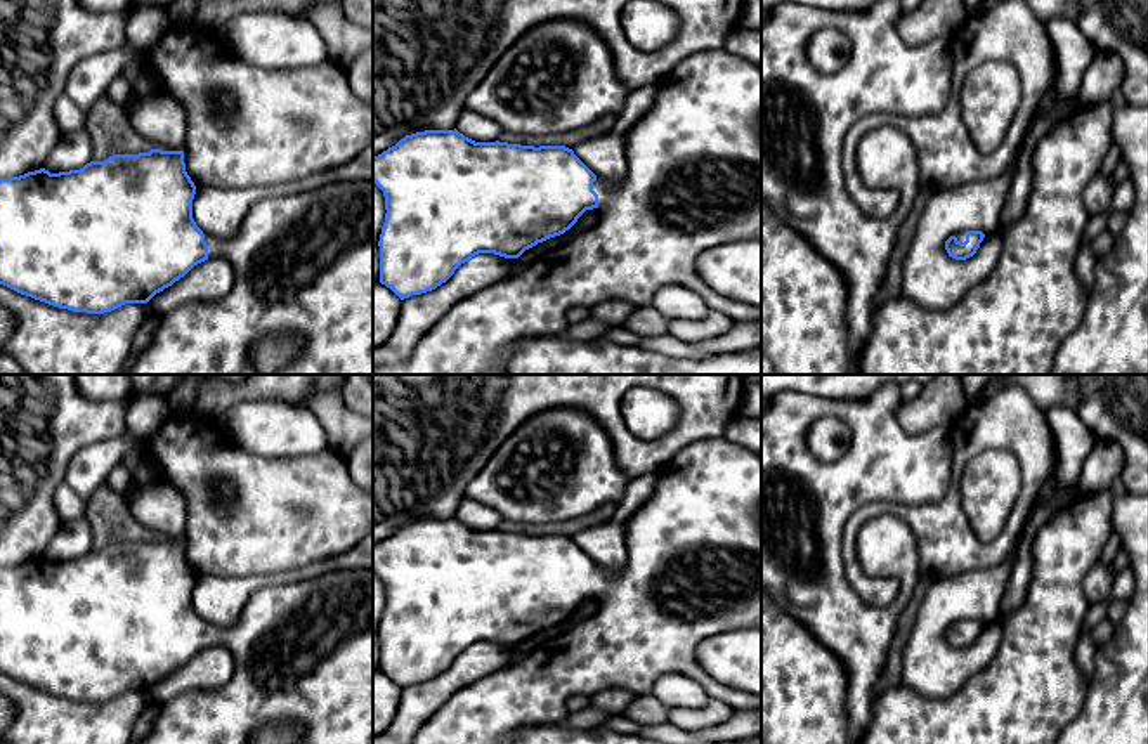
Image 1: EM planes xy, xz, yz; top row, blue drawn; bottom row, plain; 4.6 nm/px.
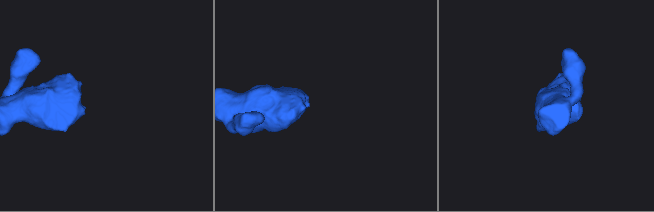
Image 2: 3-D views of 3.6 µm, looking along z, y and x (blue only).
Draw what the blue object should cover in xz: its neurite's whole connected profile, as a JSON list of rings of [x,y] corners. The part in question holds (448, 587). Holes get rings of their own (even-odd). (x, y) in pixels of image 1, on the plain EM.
[[[723,437],[711,441],[697,441],[678,451],[668,461],[656,479],[656,489],[650,498],[631,515],[626,522],[626,562],[619,572],[607,572],[598,567],[576,543],[565,534],[520,534],[508,531],[475,531],[454,519],[425,519],[406,524],[395,534],[388,536],[378,545],[373,545],[373,572],[376,572],[385,584],[385,610],[380,623],[380,671],[390,676],[401,689],[413,683],[421,683],[435,678],[446,671],[454,659],[479,642],[494,642],[505,647],[519,647],[525,638],[543,631],[550,626],[569,619],[577,607],[586,600],[598,597],[600,609],[591,617],[586,617],[572,630],[548,640],[543,647],[527,654],[520,662],[508,664],[496,673],[489,673],[482,680],[453,694],[444,706],[418,730],[413,744],[499,744],[499,741],[517,728],[527,725],[553,725],[562,723],[569,711],[567,702],[576,695],[591,697],[609,689],[623,689],[638,695],[650,695],[657,680],[669,673],[683,675],[695,680],[709,695],[709,699],[721,701],[734,709],[751,711],[761,709],[761,695],[737,690],[734,687],[716,682],[699,662],[697,645],[723,631],[737,631],[742,628],[761,628],[761,456],[747,451]]]

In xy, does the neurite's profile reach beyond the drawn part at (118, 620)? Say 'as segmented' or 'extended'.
extended

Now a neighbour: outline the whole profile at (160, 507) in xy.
[[[160,479],[140,486],[128,510],[154,538],[182,539],[186,536],[187,505],[182,491],[172,480]]]

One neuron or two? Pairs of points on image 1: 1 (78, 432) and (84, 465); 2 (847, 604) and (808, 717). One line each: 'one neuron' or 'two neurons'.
1: two neurons
2: two neurons

